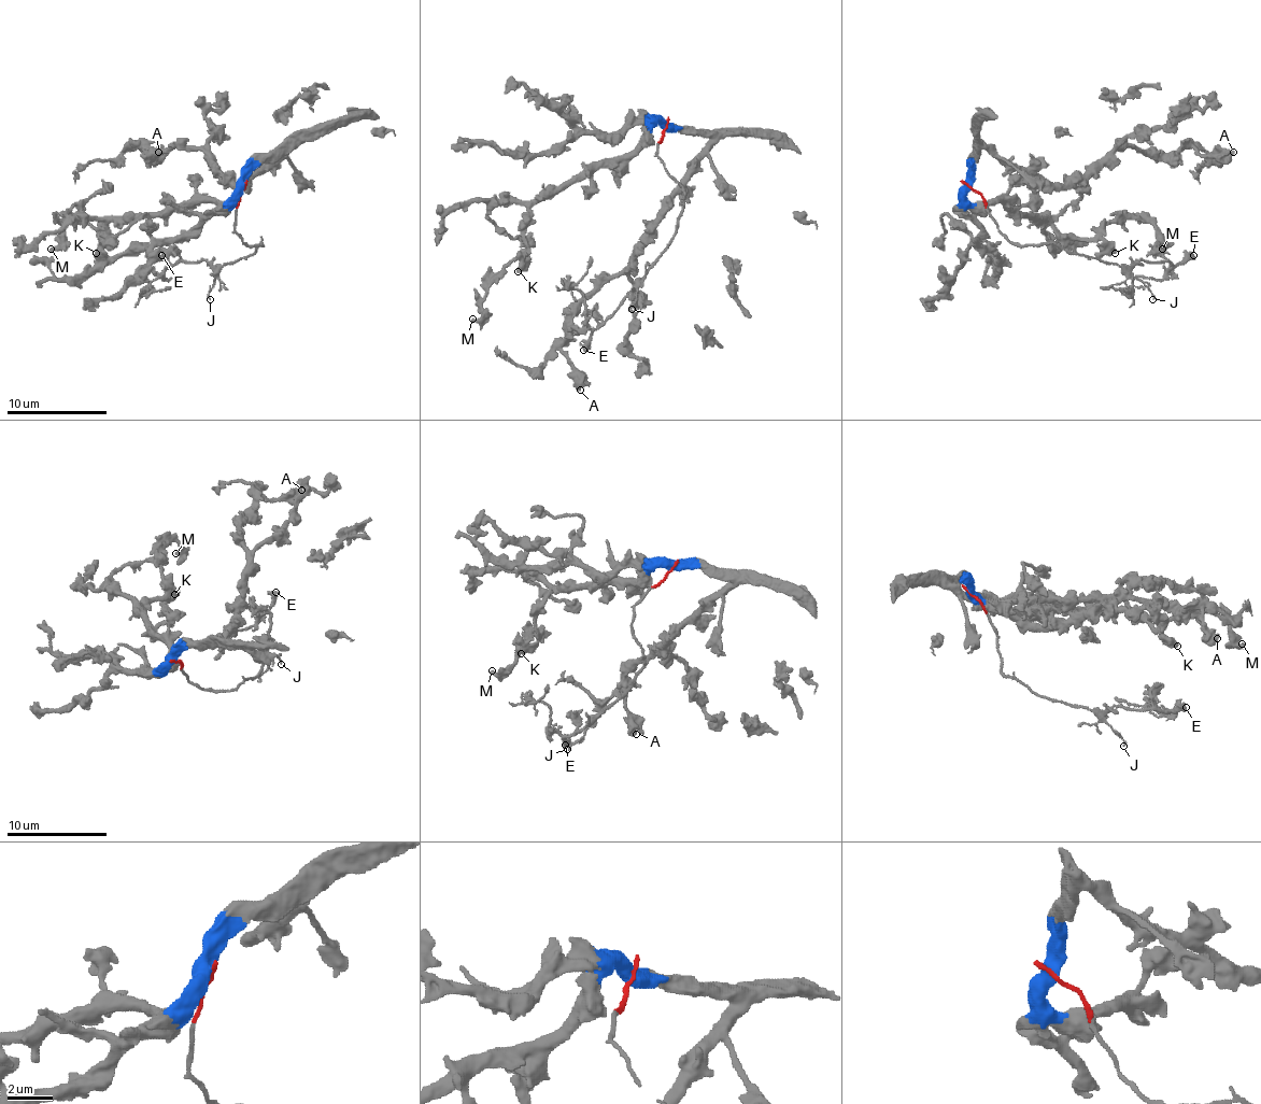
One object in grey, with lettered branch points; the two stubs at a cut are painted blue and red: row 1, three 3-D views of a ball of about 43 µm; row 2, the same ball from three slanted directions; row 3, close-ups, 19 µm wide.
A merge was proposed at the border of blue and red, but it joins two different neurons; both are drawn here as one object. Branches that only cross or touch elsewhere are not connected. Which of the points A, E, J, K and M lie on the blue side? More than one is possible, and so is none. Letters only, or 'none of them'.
A, K, M

